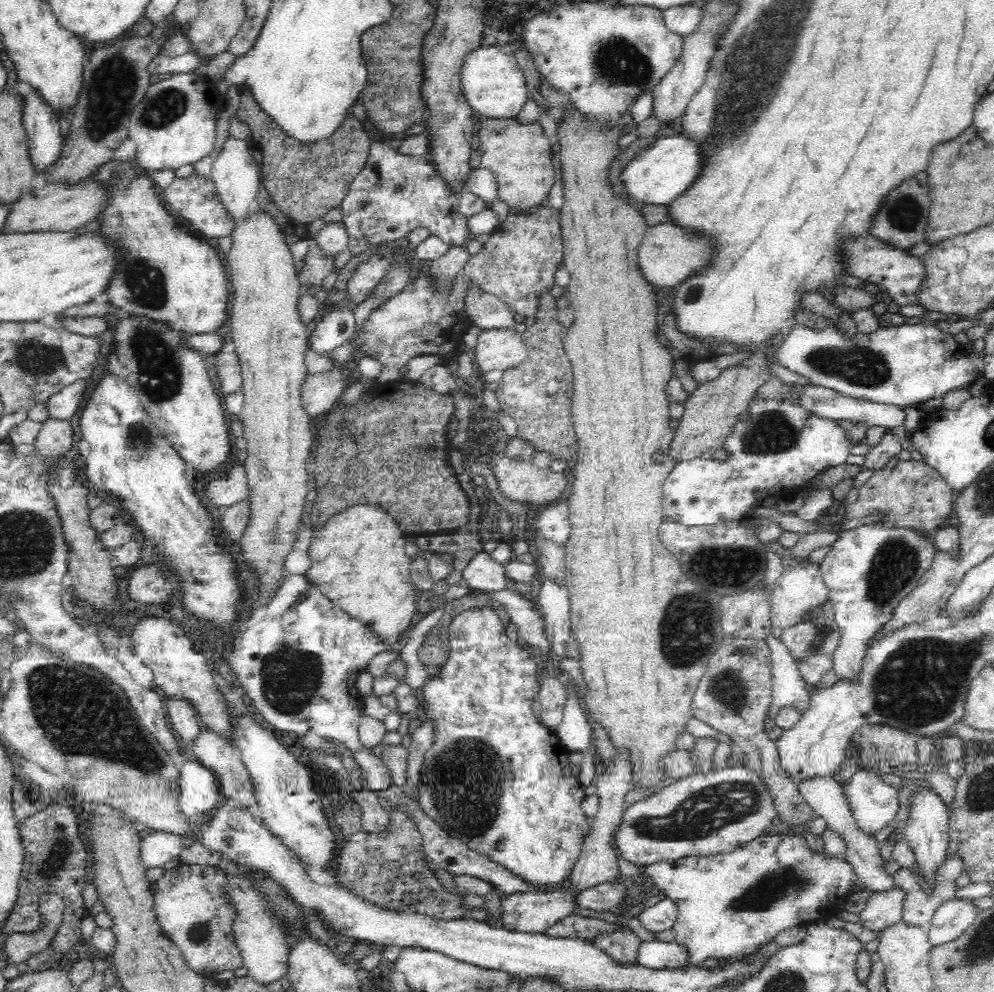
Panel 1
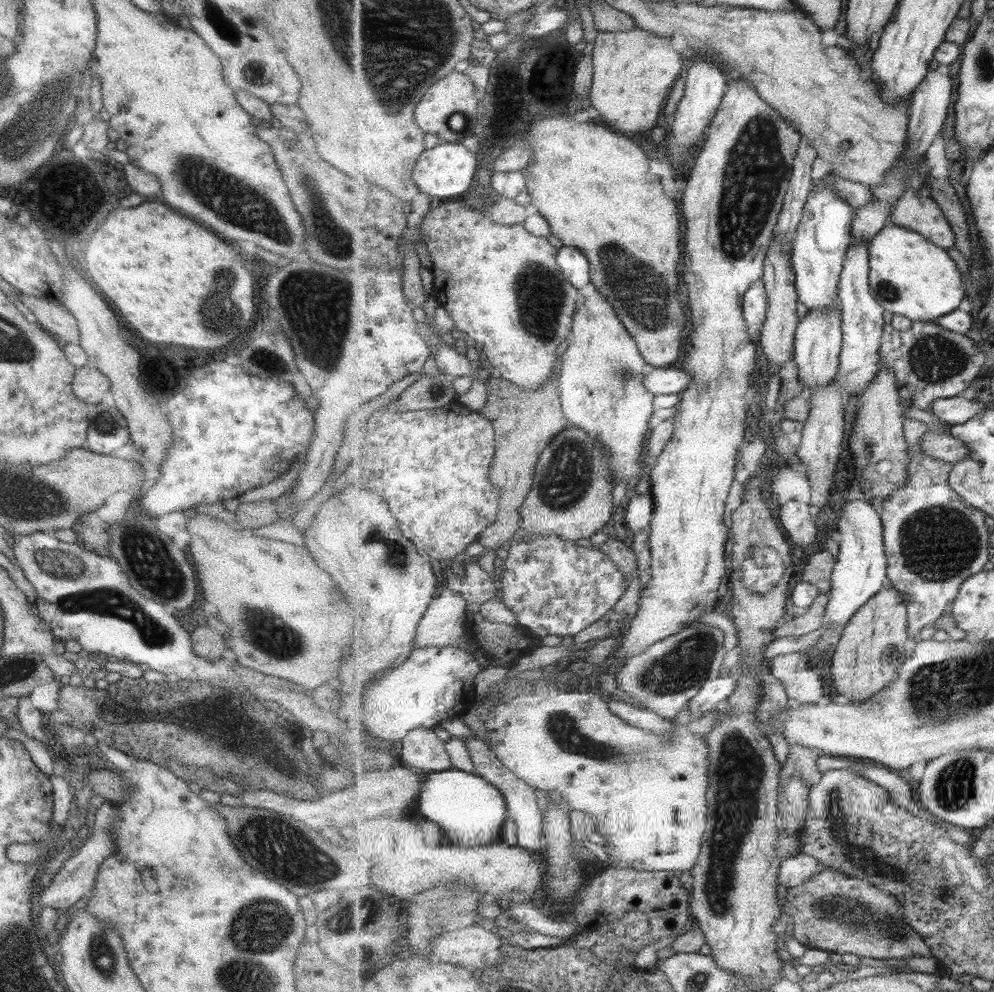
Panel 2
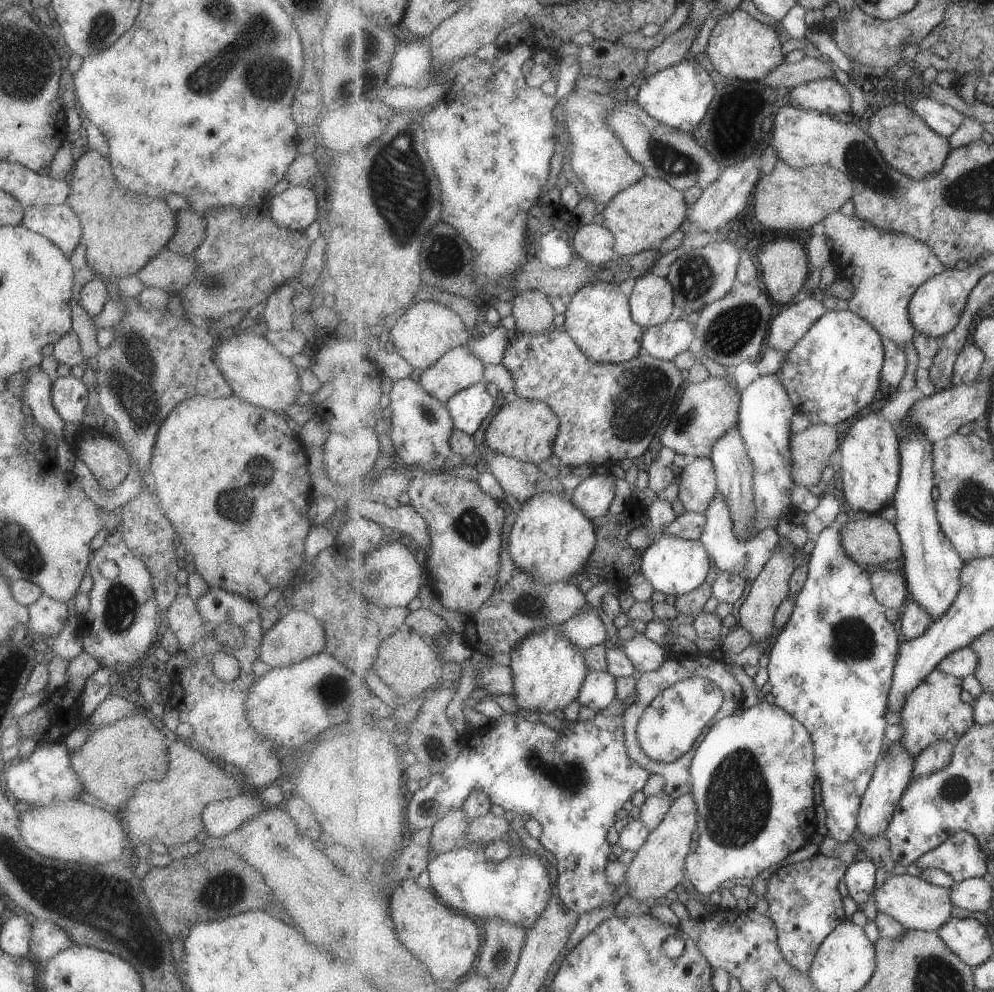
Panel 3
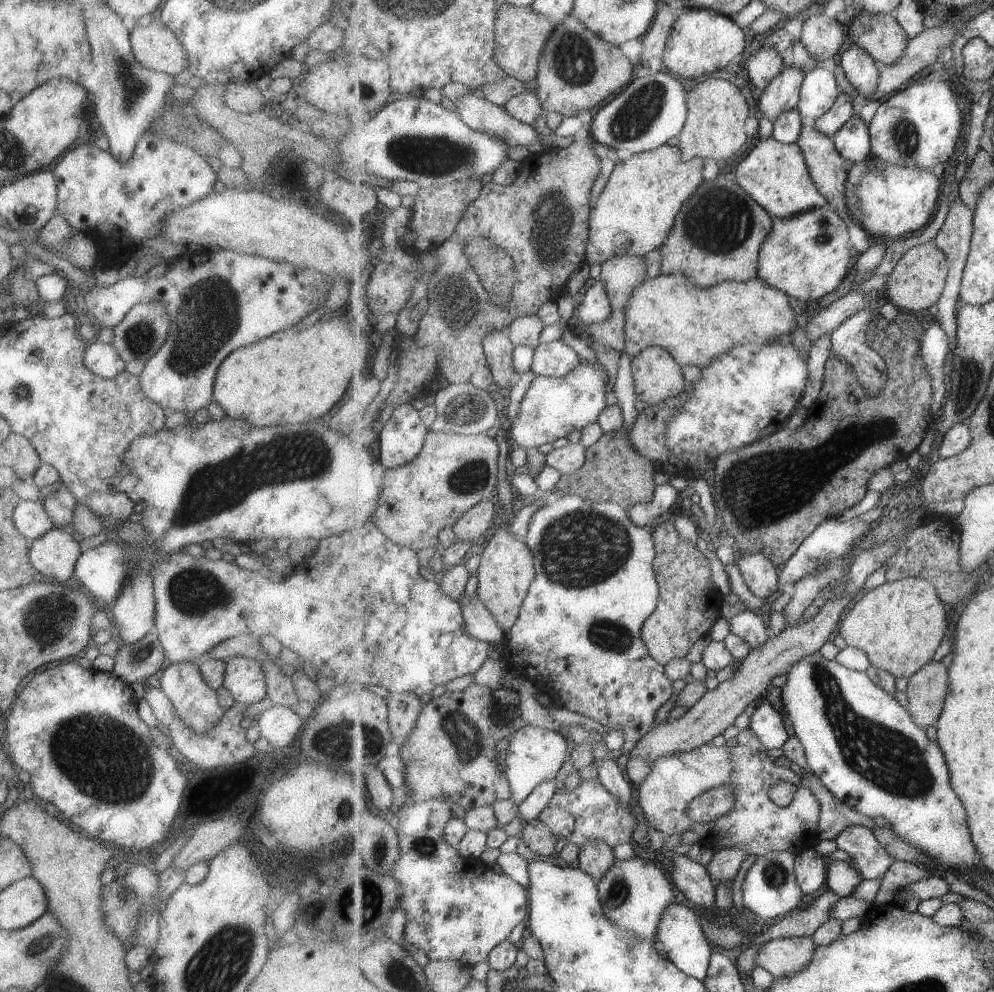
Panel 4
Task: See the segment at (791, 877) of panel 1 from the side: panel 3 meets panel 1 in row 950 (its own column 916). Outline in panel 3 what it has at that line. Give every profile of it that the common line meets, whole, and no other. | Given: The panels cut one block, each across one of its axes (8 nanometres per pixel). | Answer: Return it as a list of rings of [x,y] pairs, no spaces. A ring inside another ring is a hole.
[[[938,667],[916,690],[913,690],[913,693],[910,693],[905,707],[900,712],[900,724],[903,728],[900,741],[913,756],[913,760],[916,760],[927,746],[939,740],[957,744],[969,732],[969,728],[976,724],[974,706],[961,700],[961,692],[963,680],[942,672]]]

